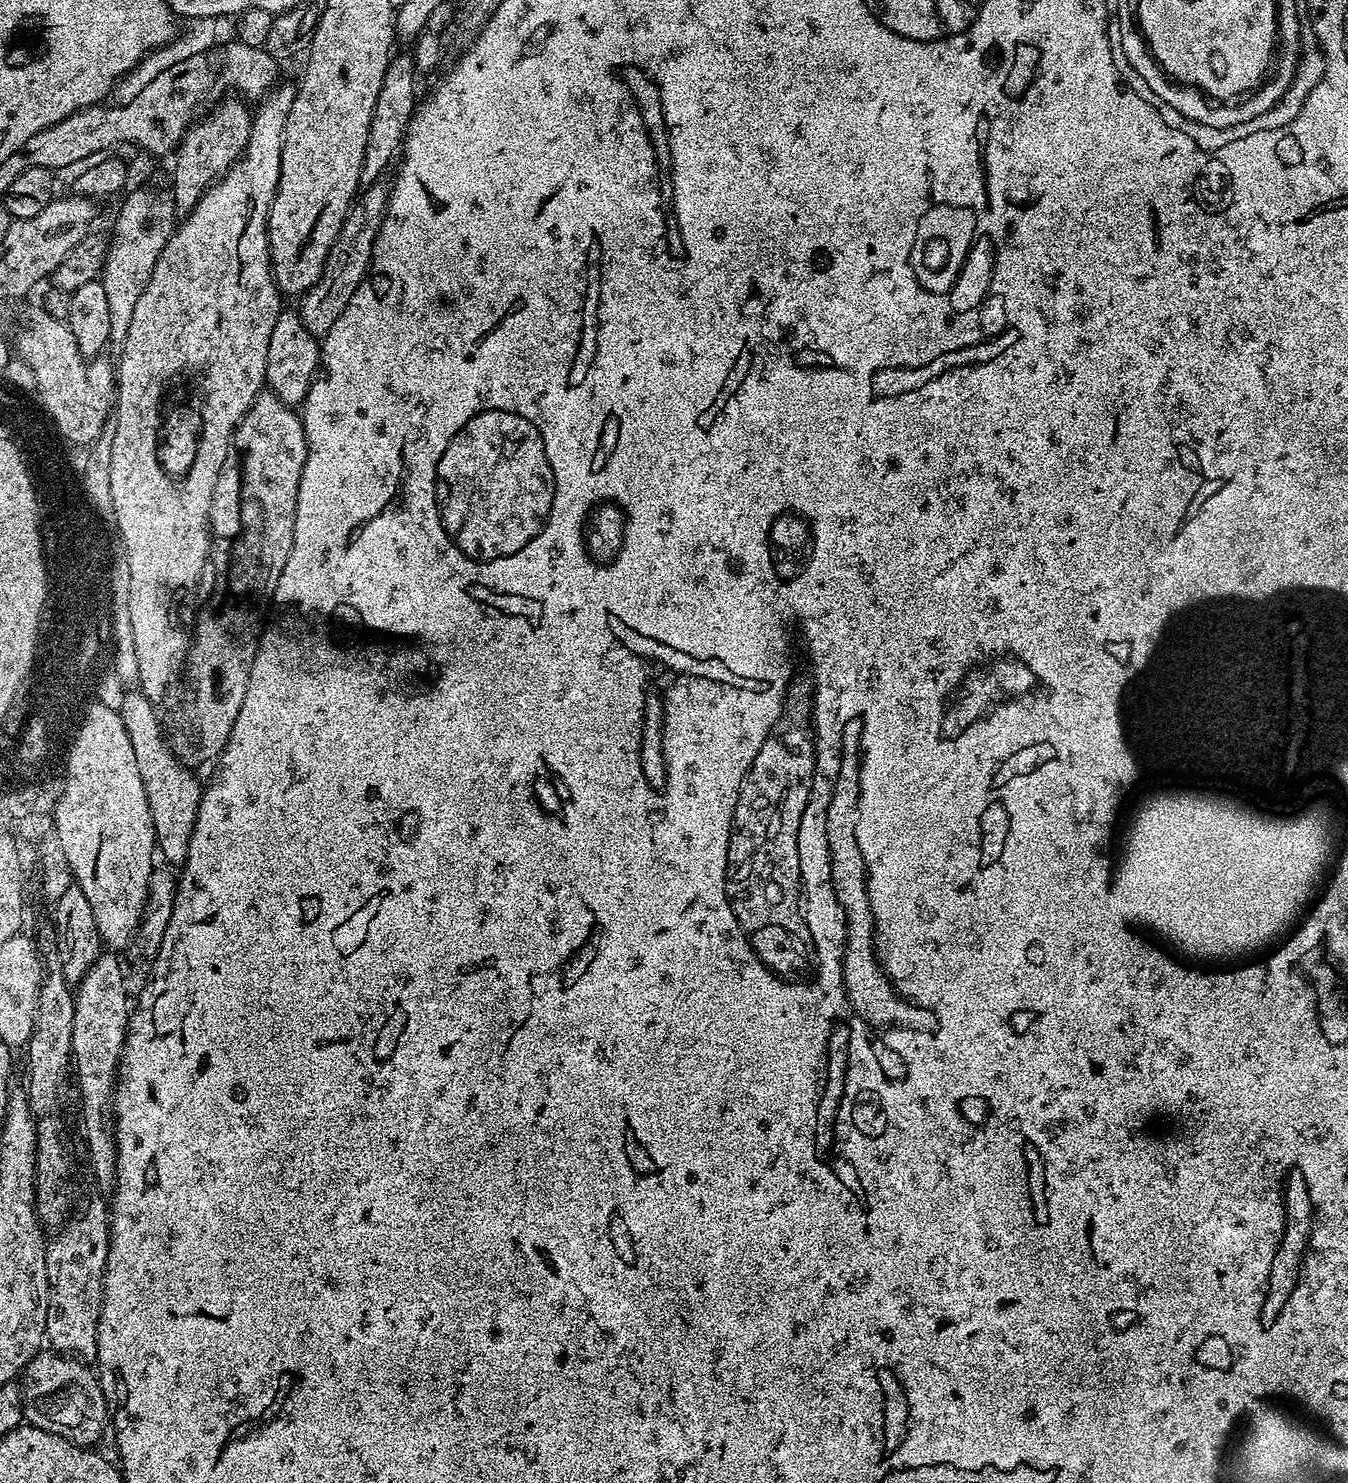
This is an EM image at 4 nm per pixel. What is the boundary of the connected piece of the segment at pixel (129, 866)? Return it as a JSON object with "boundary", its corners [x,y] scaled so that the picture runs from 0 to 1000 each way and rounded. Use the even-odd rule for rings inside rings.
{"boundary":[[[68,473],[65,477],[65,481],[62,481],[61,485],[59,486],[62,490],[62,494],[59,494],[59,499],[55,499],[55,503],[50,502],[49,507],[50,508],[50,524],[47,526],[47,535],[44,535],[41,540],[41,552],[40,552],[40,564],[45,566],[43,572],[48,577],[50,585],[53,588],[53,593],[56,597],[59,597],[64,604],[65,608],[67,608],[67,614],[70,614],[70,622],[74,628],[74,633],[78,637],[80,637],[81,640],[89,641],[86,639],[93,640],[99,636],[99,631],[101,626],[104,624],[105,618],[107,614],[107,609],[110,605],[110,595],[114,585],[113,577],[116,577],[116,568],[114,558],[114,554],[112,552],[111,543],[109,541],[108,531],[106,530],[105,524],[102,521],[102,512],[99,511],[99,505],[97,502],[96,495],[94,494],[93,490],[91,489],[91,484],[88,481],[73,473]]]}

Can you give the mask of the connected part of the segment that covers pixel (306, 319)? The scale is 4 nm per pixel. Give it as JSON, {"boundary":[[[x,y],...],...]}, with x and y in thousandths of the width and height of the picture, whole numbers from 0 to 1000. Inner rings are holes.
{"boundary":[[[285,123],[274,124],[265,131],[257,147],[254,150],[254,155],[245,166],[245,171],[236,190],[229,197],[222,200],[221,210],[227,223],[230,223],[236,228],[239,228],[251,217],[254,209],[263,201],[263,196],[273,185],[273,180],[276,178],[276,169],[280,155],[283,152],[288,142],[289,125]]]}

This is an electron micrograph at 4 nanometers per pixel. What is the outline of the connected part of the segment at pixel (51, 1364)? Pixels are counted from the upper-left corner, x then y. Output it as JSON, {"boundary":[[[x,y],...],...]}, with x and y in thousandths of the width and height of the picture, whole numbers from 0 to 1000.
{"boundary":[[[30,910],[18,922],[13,934],[17,957],[26,963],[43,967],[62,976],[68,976],[82,960],[82,950],[74,929],[62,916],[41,910]]]}

